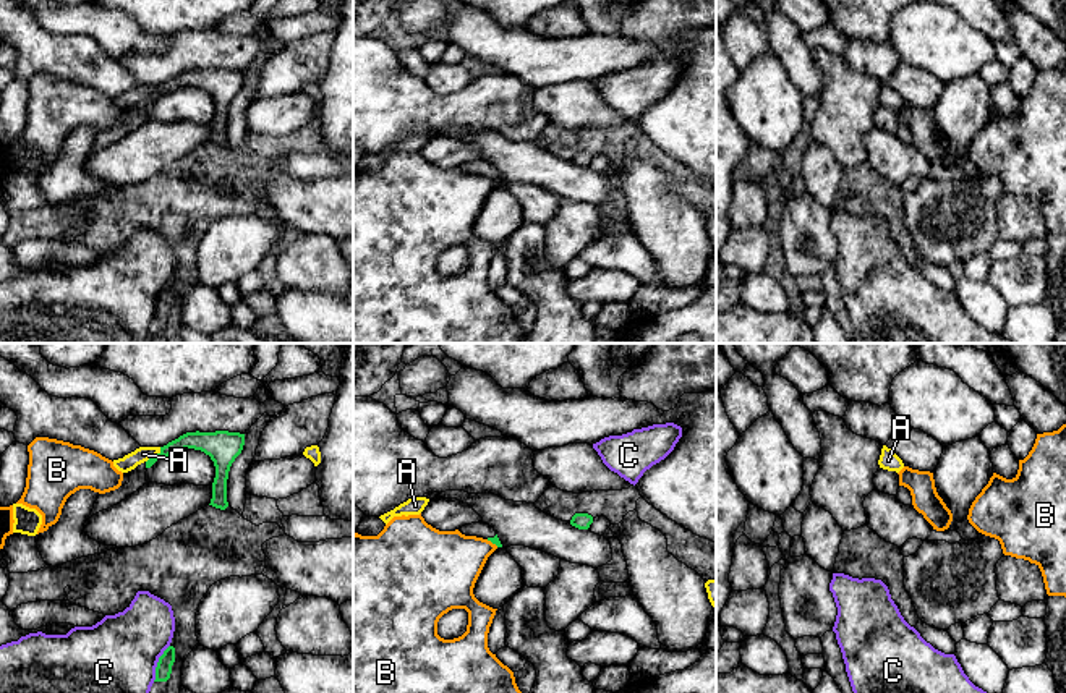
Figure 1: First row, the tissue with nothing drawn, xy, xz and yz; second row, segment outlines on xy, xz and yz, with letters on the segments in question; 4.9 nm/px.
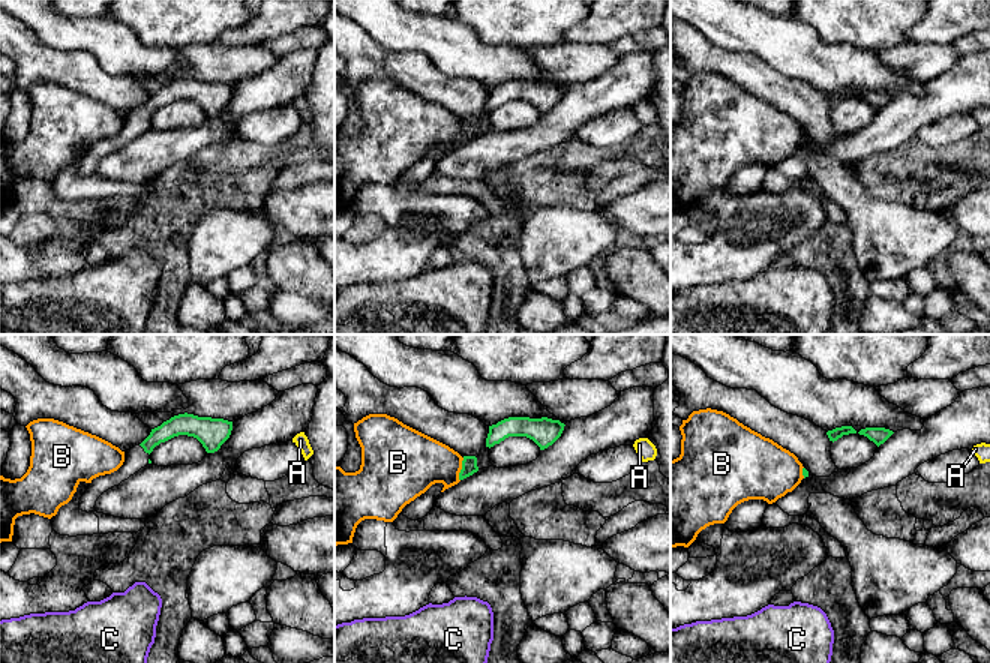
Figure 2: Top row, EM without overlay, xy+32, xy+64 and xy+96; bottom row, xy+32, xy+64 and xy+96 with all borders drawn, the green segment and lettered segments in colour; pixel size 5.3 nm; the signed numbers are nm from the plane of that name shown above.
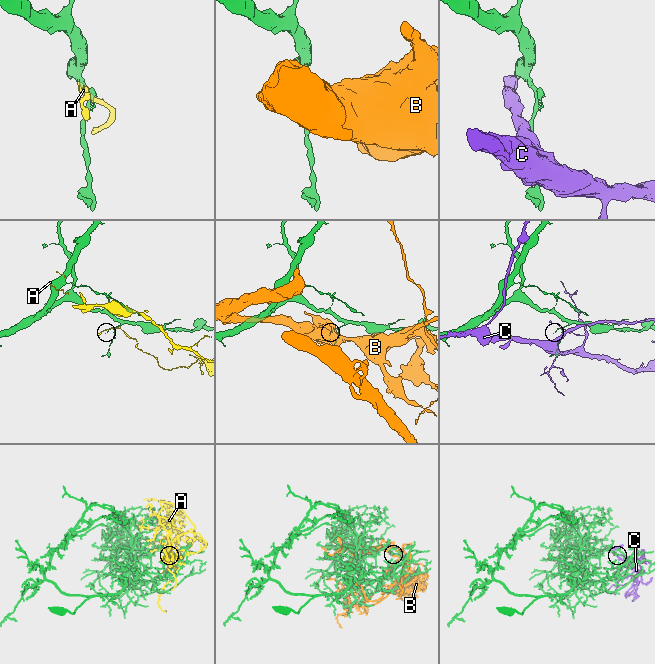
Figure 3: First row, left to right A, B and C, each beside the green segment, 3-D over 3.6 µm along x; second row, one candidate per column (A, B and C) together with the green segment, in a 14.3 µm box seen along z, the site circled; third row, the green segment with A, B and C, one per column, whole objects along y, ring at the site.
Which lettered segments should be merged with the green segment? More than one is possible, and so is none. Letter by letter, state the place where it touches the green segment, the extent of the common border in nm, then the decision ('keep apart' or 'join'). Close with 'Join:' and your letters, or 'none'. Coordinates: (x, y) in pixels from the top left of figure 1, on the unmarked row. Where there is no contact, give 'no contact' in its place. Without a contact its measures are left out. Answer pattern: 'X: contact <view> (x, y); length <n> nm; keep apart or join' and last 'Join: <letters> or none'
A: contact xy (156, 93); length 110 nm; keep apart
B: contact xz (493, 180); length 70 nm; keep apart
C: contact xy (157, 300); length 200 nm; keep apart
Join: none

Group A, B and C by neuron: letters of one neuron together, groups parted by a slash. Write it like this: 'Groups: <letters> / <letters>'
Groups: A / B / C

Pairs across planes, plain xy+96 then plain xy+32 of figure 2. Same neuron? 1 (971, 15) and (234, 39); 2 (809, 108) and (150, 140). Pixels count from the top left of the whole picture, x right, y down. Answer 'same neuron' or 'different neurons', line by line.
1: same neuron
2: different neurons

